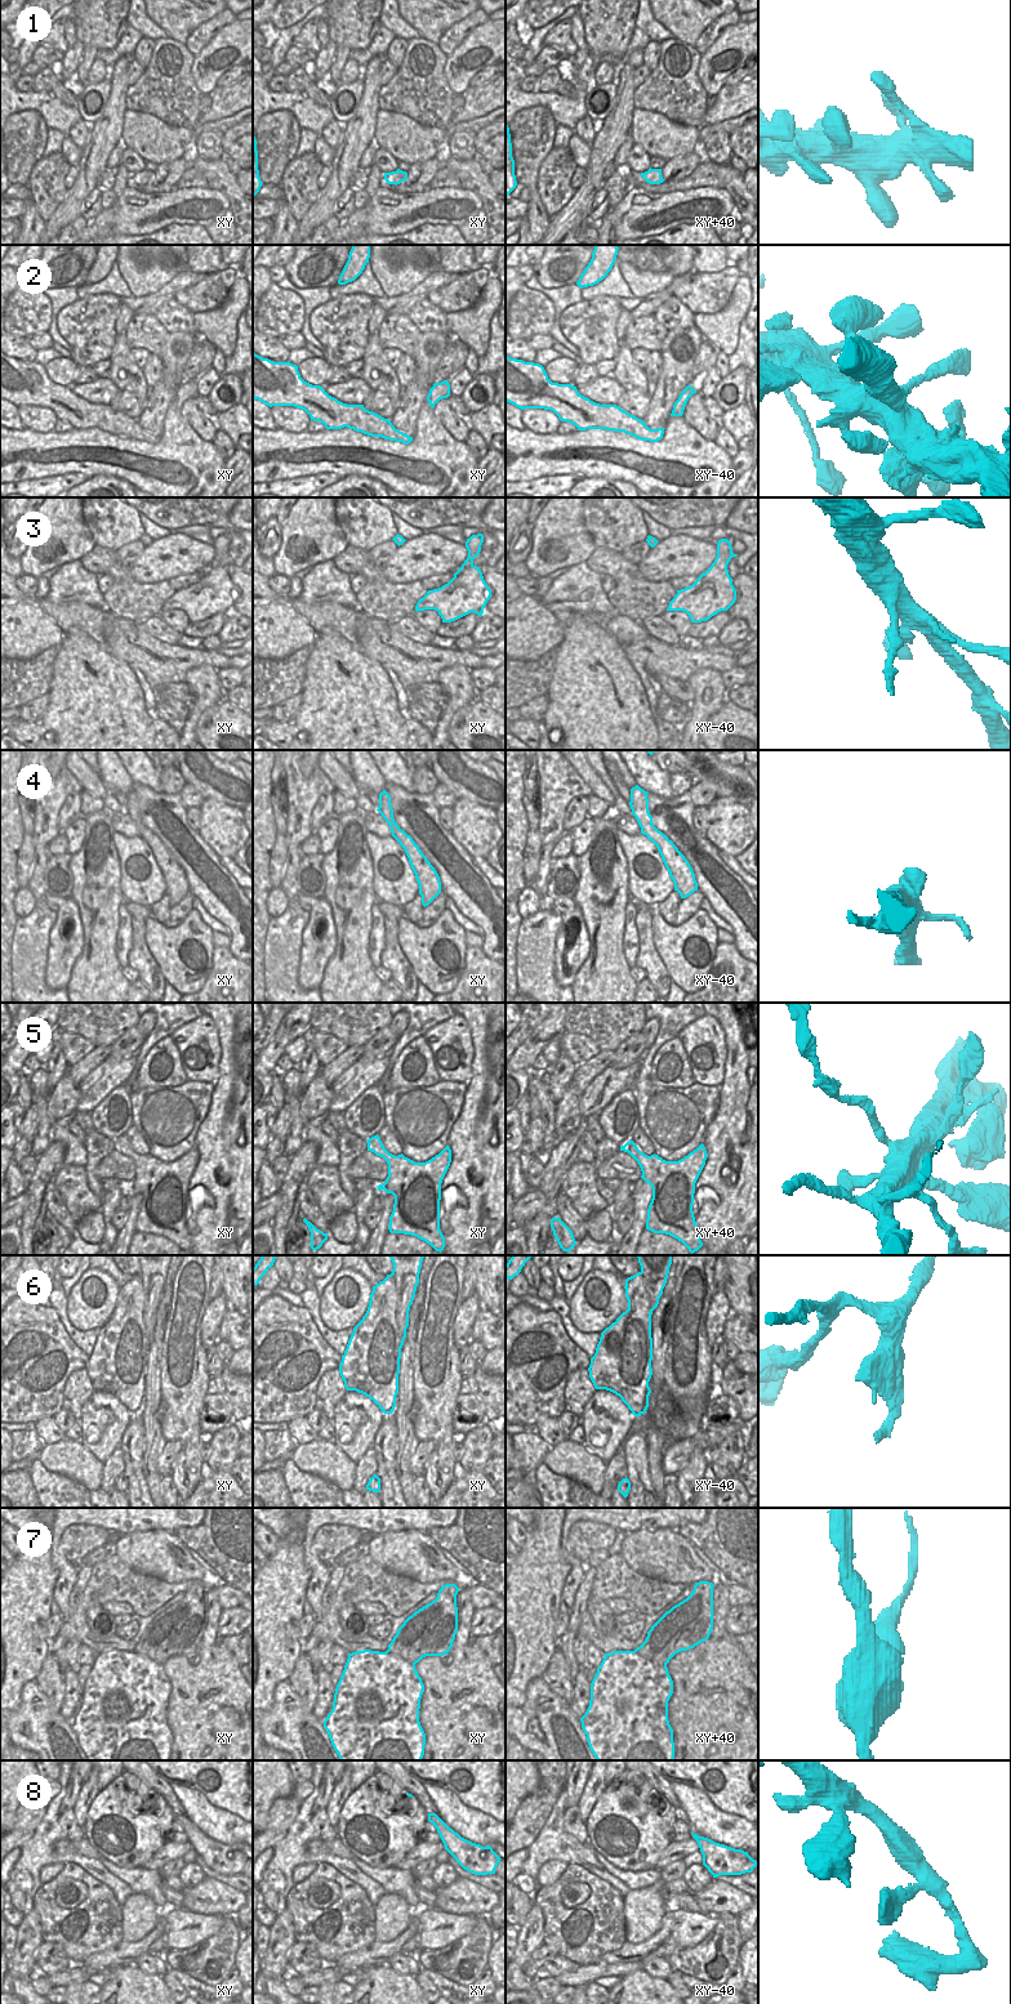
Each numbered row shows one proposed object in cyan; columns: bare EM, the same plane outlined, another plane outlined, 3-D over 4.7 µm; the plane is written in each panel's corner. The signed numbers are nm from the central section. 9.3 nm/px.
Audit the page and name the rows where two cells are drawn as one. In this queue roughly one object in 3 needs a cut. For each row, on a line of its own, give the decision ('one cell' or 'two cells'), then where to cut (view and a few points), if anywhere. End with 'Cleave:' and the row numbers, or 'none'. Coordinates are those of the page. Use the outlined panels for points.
1: one cell; no cut
2: one cell; no cut
3: one cell; no cut
4: one cell; no cut
5: two cells; cut in xy along (388, 1152), (381, 1156)
6: two cells; cut in xy along (391, 1273), (397, 1293), (397, 1313), (401, 1316)
7: two cells; cut in xy+40 along (635, 1650), (644, 1657), (666, 1666)
8: one cell; no cut
Cleave: 5, 6, 7

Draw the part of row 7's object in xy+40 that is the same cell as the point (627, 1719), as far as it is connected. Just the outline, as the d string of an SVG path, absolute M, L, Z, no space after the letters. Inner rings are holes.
M636 1651L605 1653L591 1683L591 1700L580 1718L587 1742L597 1760L673 1760L673 1729L668 1720L668 1701L673 1693L673 1681L667 1666L643 1659Z

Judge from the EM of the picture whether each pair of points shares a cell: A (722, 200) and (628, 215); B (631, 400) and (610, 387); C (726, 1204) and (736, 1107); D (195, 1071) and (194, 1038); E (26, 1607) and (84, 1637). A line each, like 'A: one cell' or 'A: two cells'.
A: one cell
B: two cells
C: one cell
D: one cell
E: two cells

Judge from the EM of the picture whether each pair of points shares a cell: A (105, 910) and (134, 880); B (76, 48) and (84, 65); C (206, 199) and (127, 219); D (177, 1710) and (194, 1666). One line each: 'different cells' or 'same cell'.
A: different cells
B: different cells
C: same cell
D: same cell

